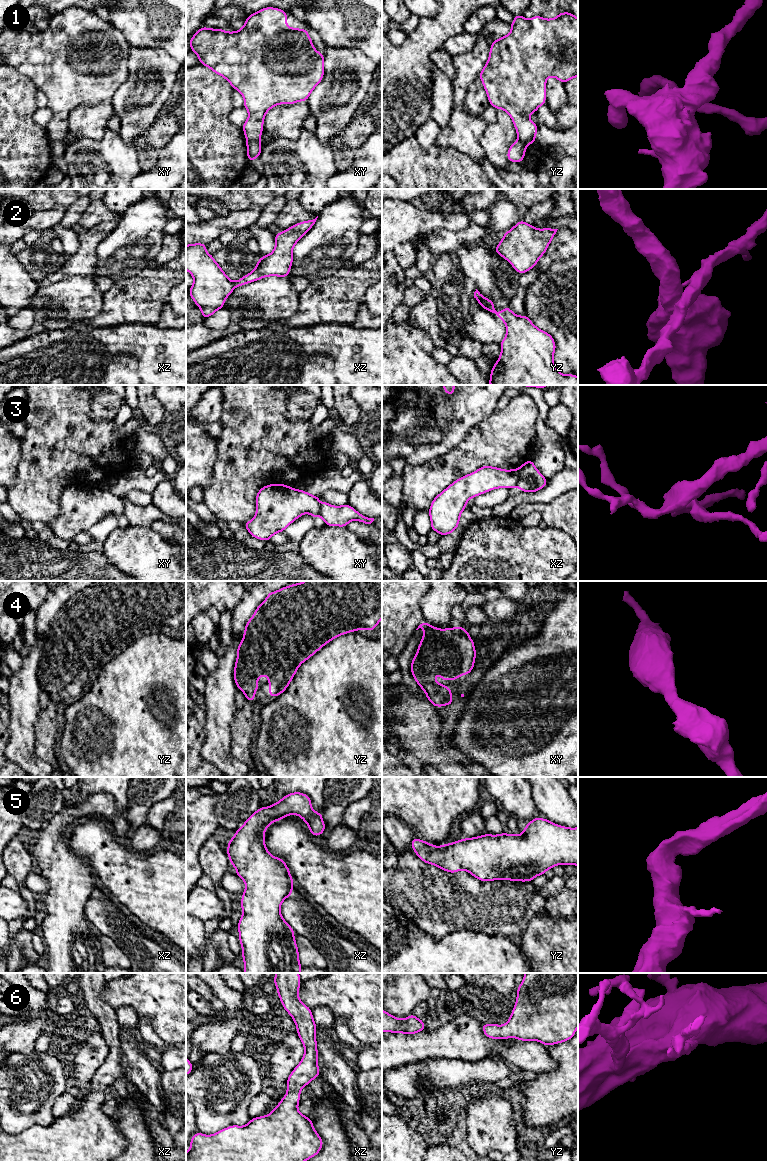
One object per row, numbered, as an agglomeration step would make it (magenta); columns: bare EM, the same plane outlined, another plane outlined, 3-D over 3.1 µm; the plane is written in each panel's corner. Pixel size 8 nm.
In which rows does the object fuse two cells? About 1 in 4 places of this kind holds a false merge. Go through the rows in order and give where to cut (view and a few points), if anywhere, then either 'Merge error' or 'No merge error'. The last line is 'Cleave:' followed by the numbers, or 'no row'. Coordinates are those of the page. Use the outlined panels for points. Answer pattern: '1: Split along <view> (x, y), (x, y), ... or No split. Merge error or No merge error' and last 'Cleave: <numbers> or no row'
1: Split along xy (247, 140), (258, 141). Merge error
2: No split. No merge error
3: Split along xz (517, 469), (518, 481), (514, 485). Merge error
4: No split. No merge error
5: No split. No merge error
6: No split. No merge error
Cleave: 1, 3

